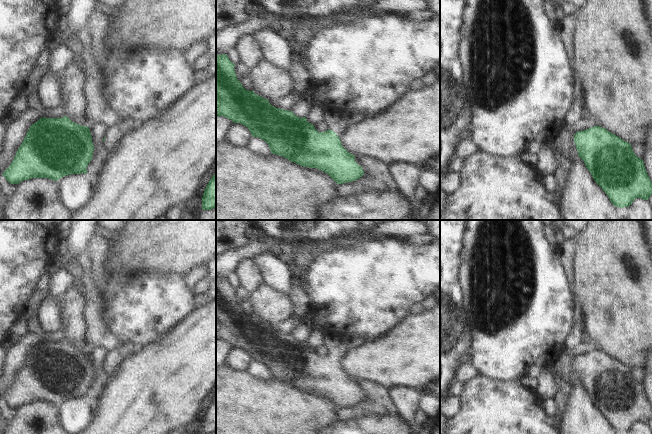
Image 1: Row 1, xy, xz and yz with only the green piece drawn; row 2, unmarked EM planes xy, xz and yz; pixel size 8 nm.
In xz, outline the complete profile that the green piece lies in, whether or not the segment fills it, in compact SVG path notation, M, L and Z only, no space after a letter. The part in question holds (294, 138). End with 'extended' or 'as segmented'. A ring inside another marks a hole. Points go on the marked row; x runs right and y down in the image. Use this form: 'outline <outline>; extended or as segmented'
outline M216 54L216 116L224 116L246 126L253 137L264 140L272 154L288 159L303 167L317 168L327 173L338 185L356 181L364 171L340 141L340 137L348 127L347 118L334 116L324 111L323 121L328 126L325 132L318 132L306 117L298 117L292 111L272 106L254 91L246 90L237 79L235 64L226 54Z; extended

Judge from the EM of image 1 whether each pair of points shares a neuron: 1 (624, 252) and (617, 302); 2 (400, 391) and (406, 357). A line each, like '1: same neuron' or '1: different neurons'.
1: same neuron
2: different neurons

